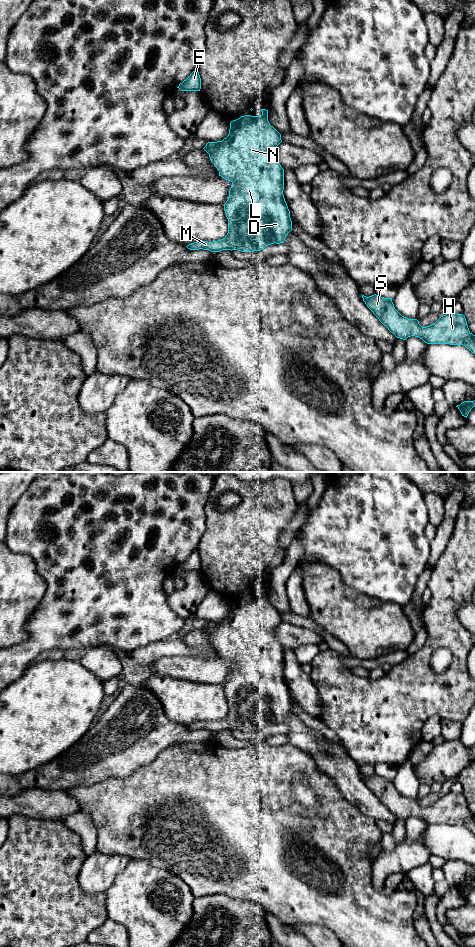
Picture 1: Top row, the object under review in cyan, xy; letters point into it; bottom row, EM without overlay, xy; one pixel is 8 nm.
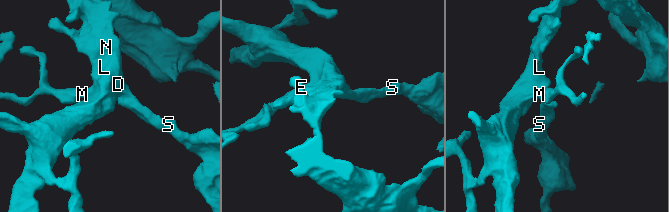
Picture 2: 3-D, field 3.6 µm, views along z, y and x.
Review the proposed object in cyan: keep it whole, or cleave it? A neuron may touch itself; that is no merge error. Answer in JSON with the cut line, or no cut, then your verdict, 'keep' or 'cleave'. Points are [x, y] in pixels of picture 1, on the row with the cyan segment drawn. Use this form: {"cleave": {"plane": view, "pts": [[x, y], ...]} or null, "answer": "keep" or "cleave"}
{"cleave": null, "answer": "keep"}

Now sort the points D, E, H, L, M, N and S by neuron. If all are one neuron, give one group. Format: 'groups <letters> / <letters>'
groups D E H L M N S

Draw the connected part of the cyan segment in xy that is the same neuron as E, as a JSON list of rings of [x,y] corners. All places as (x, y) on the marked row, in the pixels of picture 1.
[[[197,70],[193,71],[190,76],[179,84],[177,87],[181,91],[200,91],[201,78]]]

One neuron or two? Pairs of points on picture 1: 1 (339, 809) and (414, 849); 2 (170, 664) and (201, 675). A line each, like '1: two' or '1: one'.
1: two
2: one

